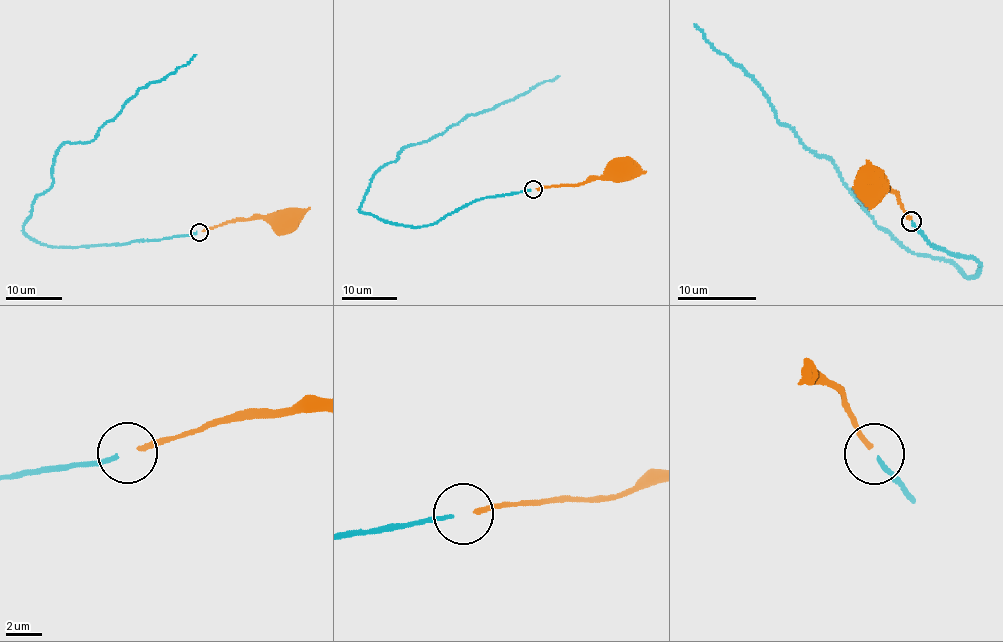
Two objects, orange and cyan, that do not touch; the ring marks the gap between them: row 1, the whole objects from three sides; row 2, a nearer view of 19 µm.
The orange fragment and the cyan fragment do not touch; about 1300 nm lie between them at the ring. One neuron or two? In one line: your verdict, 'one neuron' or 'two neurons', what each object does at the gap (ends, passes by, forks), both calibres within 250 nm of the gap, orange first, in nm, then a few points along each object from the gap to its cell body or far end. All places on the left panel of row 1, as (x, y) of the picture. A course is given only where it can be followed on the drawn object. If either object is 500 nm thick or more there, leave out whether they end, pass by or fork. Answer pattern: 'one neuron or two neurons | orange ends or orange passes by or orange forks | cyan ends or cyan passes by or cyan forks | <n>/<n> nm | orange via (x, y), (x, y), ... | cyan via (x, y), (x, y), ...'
one neuron | orange ends | cyan ends | 260/240 nm | orange via (202, 231), (236, 220), (258, 218), (287, 223) | cyan via (196, 231), (52, 248), (23, 230), (53, 183), (58, 151), (92, 141), (140, 88), (196, 54)

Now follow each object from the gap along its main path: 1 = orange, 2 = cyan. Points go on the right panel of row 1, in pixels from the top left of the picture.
1: (909, 219), (895, 192), (885, 189), (884, 183), (877, 187)
2: (912, 221), (934, 247), (979, 262), (978, 277), (906, 250), (880, 228), (831, 159), (777, 118), (694, 24)

